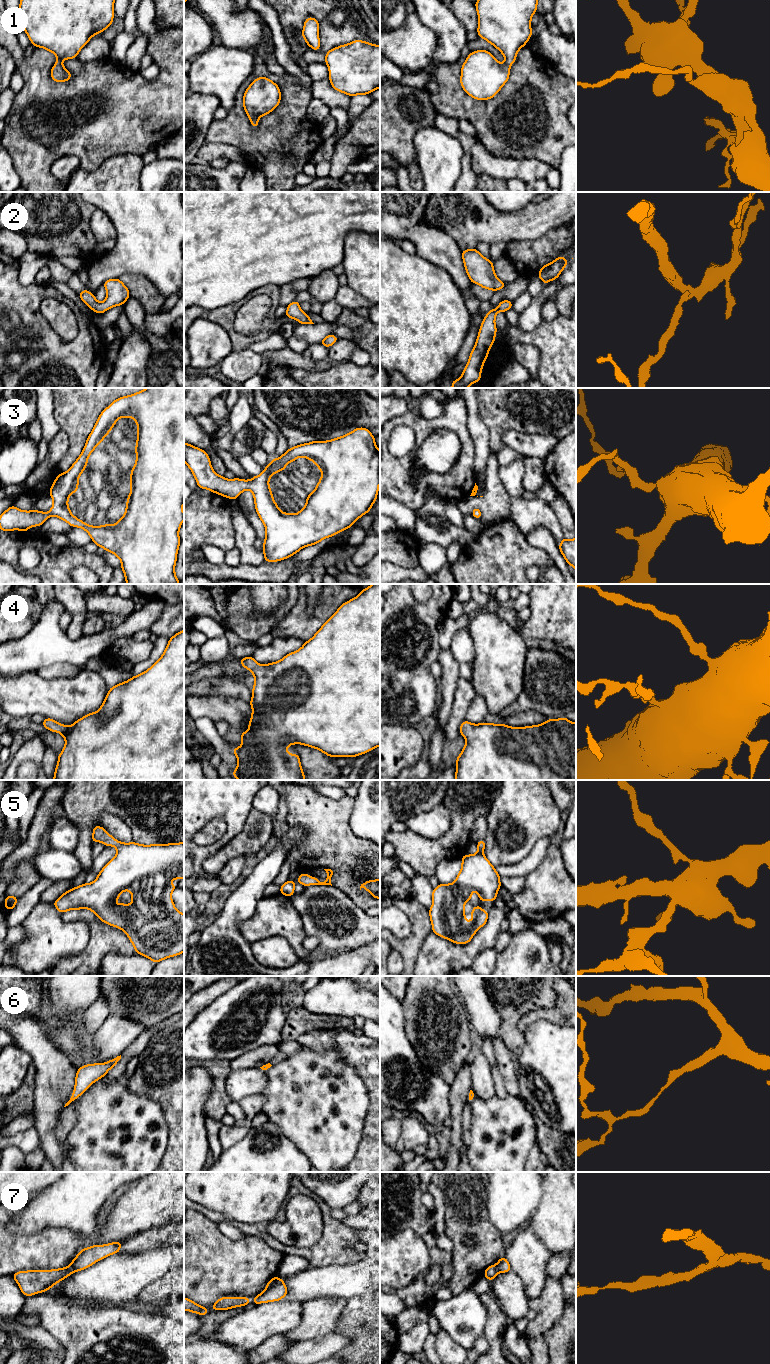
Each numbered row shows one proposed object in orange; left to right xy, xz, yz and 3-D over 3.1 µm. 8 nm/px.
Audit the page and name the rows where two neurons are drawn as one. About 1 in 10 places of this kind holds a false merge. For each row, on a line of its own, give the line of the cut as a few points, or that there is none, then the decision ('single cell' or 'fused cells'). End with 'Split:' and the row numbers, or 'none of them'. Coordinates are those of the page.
1: cut none; single cell
2: cut none; single cell
3: cut none; single cell
4: cut none; single cell
5: cut none; single cell
6: cut none; single cell
7: cut none; single cell
Split: none of them

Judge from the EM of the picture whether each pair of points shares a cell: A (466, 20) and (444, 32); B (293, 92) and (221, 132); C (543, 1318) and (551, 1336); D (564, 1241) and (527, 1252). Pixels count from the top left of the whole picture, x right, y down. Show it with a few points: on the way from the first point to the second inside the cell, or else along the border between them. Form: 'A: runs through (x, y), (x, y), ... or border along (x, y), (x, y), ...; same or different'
A: border along (451, 10), (467, 32); different
B: runs through (283, 112), (263, 132), (241, 132); same
C: border along (562, 1311), (561, 1317), (545, 1333), (547, 1353); different
D: border along (530, 1229), (552, 1253); different

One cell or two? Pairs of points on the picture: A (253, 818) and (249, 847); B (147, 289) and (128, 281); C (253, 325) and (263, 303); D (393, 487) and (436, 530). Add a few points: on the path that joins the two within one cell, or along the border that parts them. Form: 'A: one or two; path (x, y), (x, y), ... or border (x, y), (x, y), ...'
A: one; path (248, 825), (246, 840)
B: one; path (142, 289), (133, 282)
C: one; path (253, 320), (253, 313), (258, 308)
D: two; border (429, 490), (425, 501), (415, 510)

